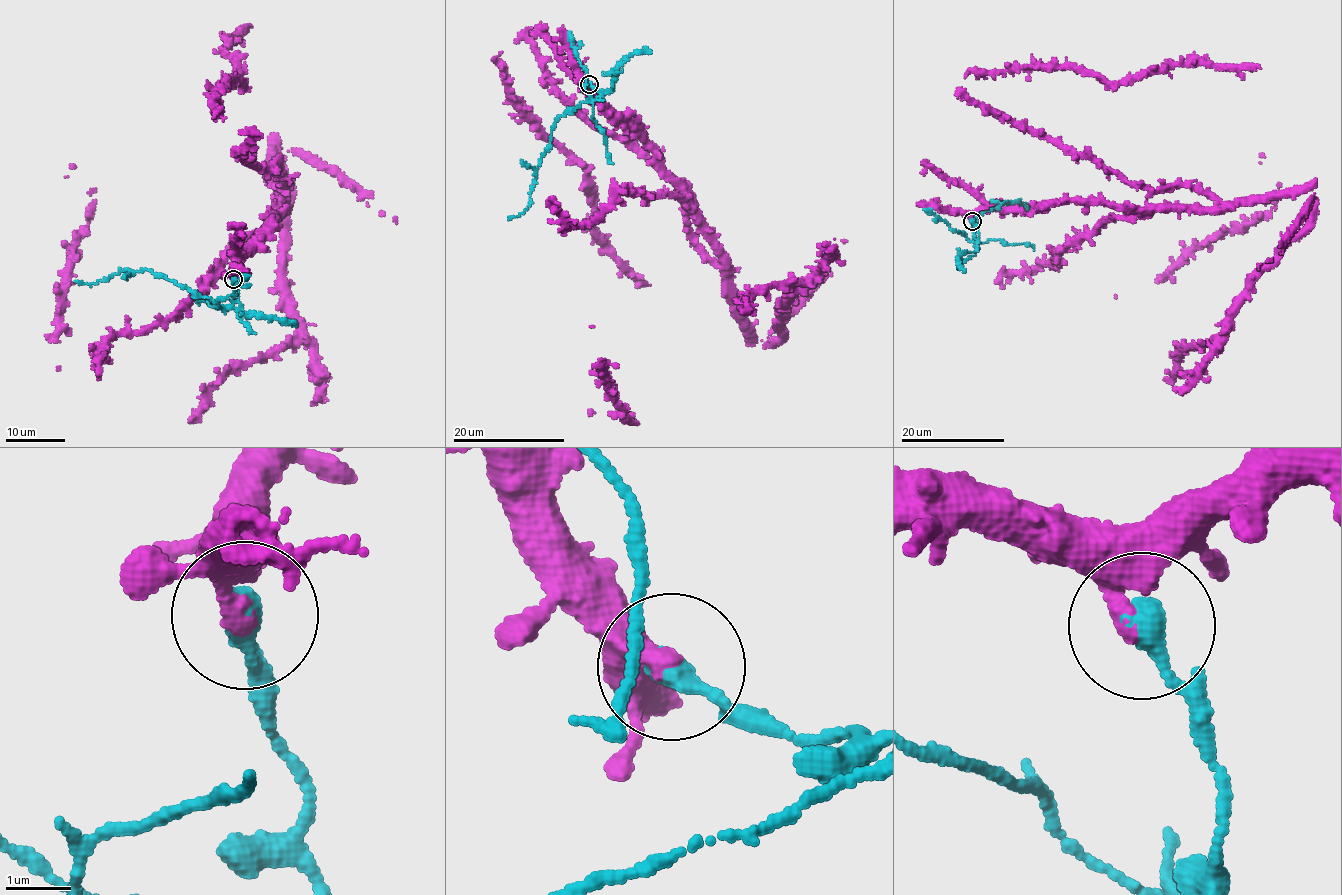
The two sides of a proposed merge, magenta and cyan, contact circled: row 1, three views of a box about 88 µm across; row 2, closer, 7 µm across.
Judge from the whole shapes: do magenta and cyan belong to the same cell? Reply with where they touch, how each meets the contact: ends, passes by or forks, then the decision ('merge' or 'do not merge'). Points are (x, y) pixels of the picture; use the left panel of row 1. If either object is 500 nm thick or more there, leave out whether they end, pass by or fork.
at (233, 279); magenta ends there; cyan ends there; do not merge

